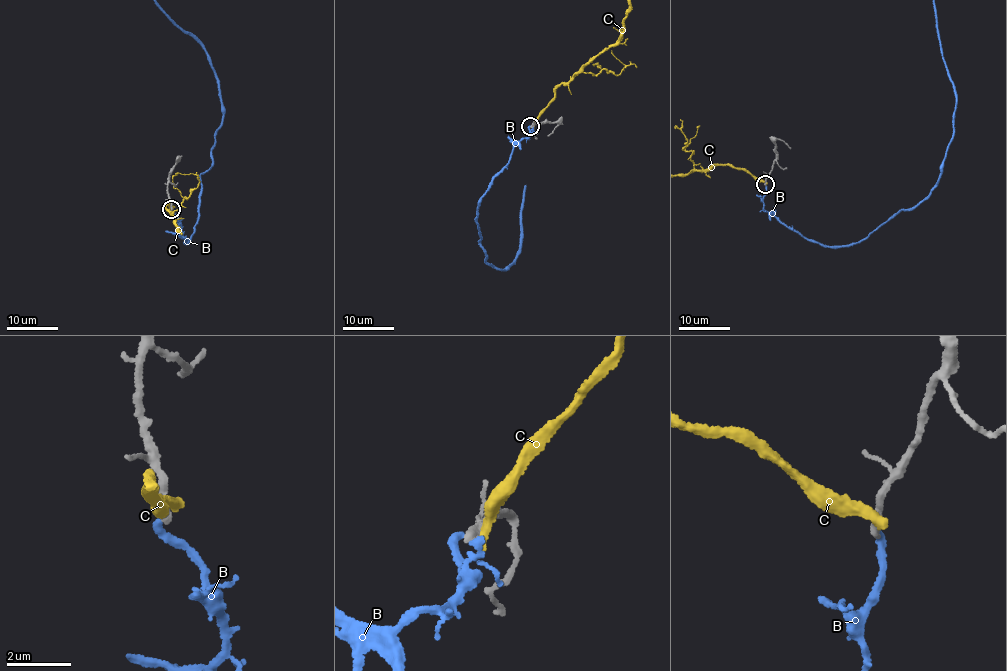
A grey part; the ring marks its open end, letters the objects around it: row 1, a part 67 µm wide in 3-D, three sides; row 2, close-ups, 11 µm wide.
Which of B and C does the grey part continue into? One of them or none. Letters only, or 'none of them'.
B

